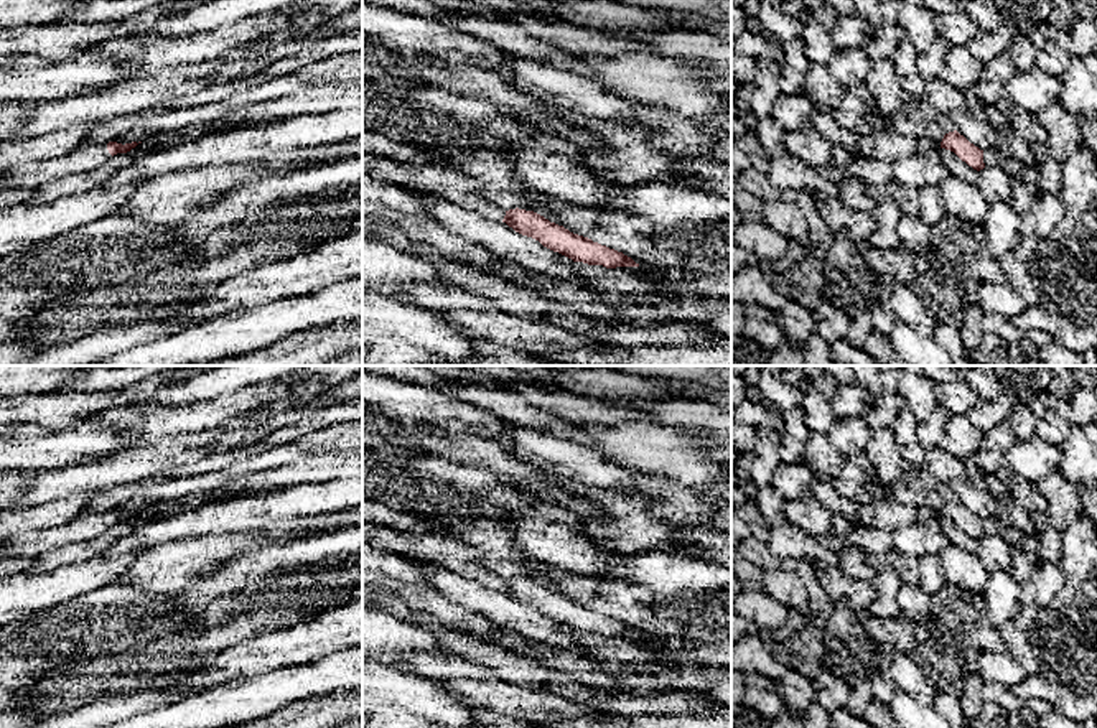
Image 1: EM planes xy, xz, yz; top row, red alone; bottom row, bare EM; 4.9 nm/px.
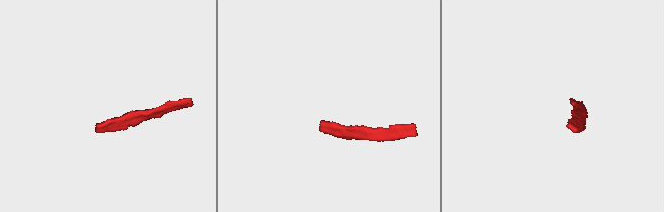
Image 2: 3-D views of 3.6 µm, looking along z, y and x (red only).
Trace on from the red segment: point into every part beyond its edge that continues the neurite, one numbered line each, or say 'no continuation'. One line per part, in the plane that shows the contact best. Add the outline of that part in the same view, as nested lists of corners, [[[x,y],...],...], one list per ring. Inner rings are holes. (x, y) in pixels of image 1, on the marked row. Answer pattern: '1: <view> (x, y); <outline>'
no continuation

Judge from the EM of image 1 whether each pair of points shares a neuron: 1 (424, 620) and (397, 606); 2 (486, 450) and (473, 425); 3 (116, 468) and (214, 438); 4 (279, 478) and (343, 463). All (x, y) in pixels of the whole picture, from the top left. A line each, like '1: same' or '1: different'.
1: same
2: different
3: same
4: same

